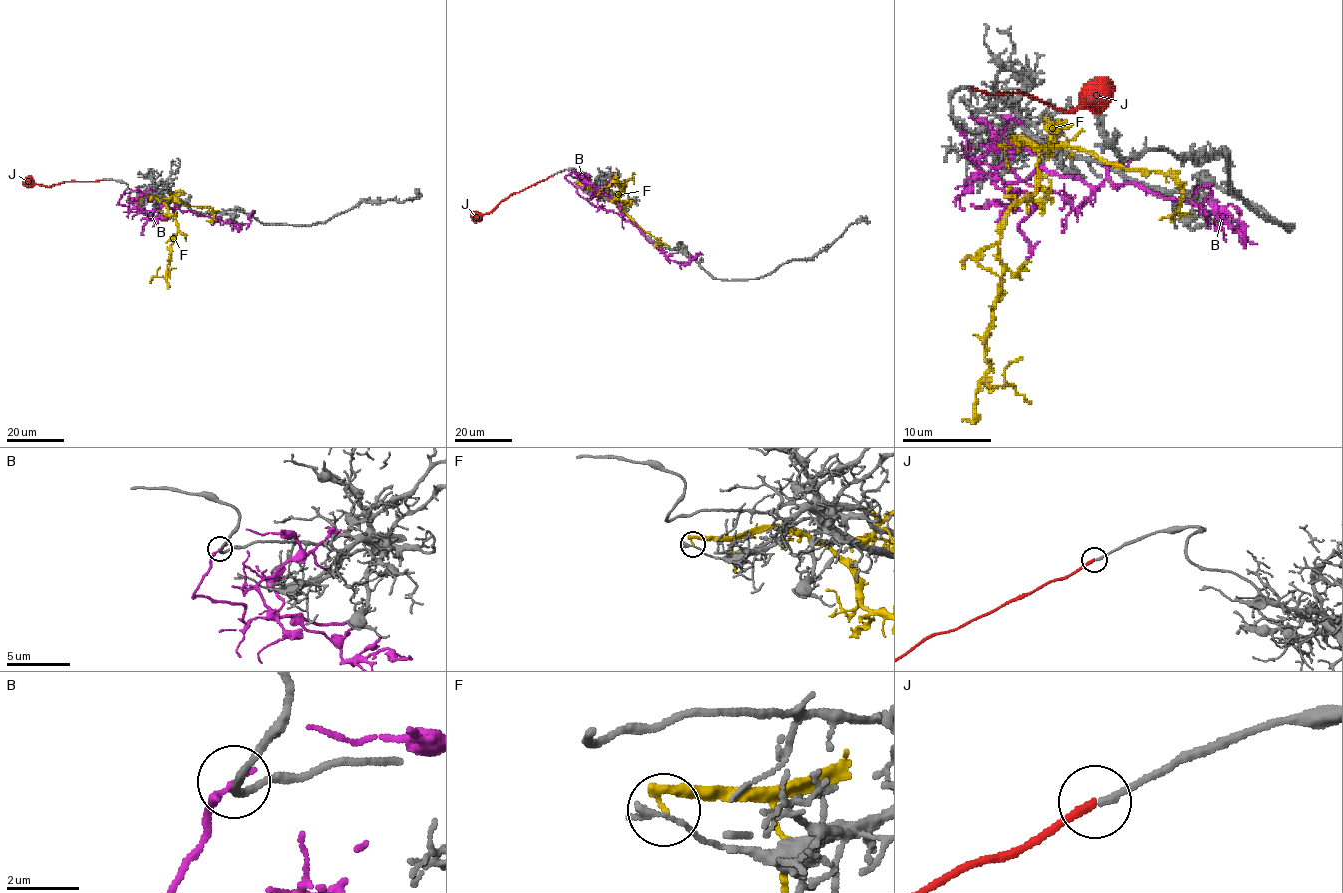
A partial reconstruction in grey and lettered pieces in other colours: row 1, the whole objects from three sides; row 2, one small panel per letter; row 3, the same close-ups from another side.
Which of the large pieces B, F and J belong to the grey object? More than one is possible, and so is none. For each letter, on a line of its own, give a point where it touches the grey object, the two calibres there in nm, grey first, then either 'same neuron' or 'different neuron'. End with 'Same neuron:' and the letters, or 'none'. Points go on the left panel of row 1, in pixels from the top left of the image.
B: (123, 193) | 200/260 nm | different neuron
F: (129, 199) | 200/320 nm | different neuron
J: (103, 179) | 200/240 nm | same neuron
Same neuron: J

